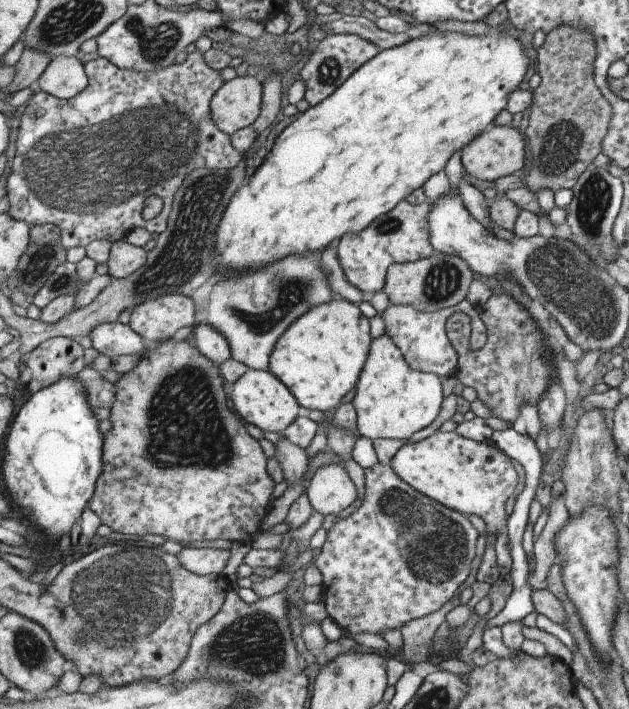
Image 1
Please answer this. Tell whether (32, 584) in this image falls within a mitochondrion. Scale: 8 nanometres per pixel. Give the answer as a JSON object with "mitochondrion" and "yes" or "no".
{"mitochondrion":"no"}

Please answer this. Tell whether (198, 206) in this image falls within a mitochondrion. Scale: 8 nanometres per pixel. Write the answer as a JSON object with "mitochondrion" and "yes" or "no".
{"mitochondrion":"yes"}

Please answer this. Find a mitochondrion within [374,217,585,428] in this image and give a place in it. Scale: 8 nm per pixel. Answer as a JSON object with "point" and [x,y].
{"point":[444,279]}

